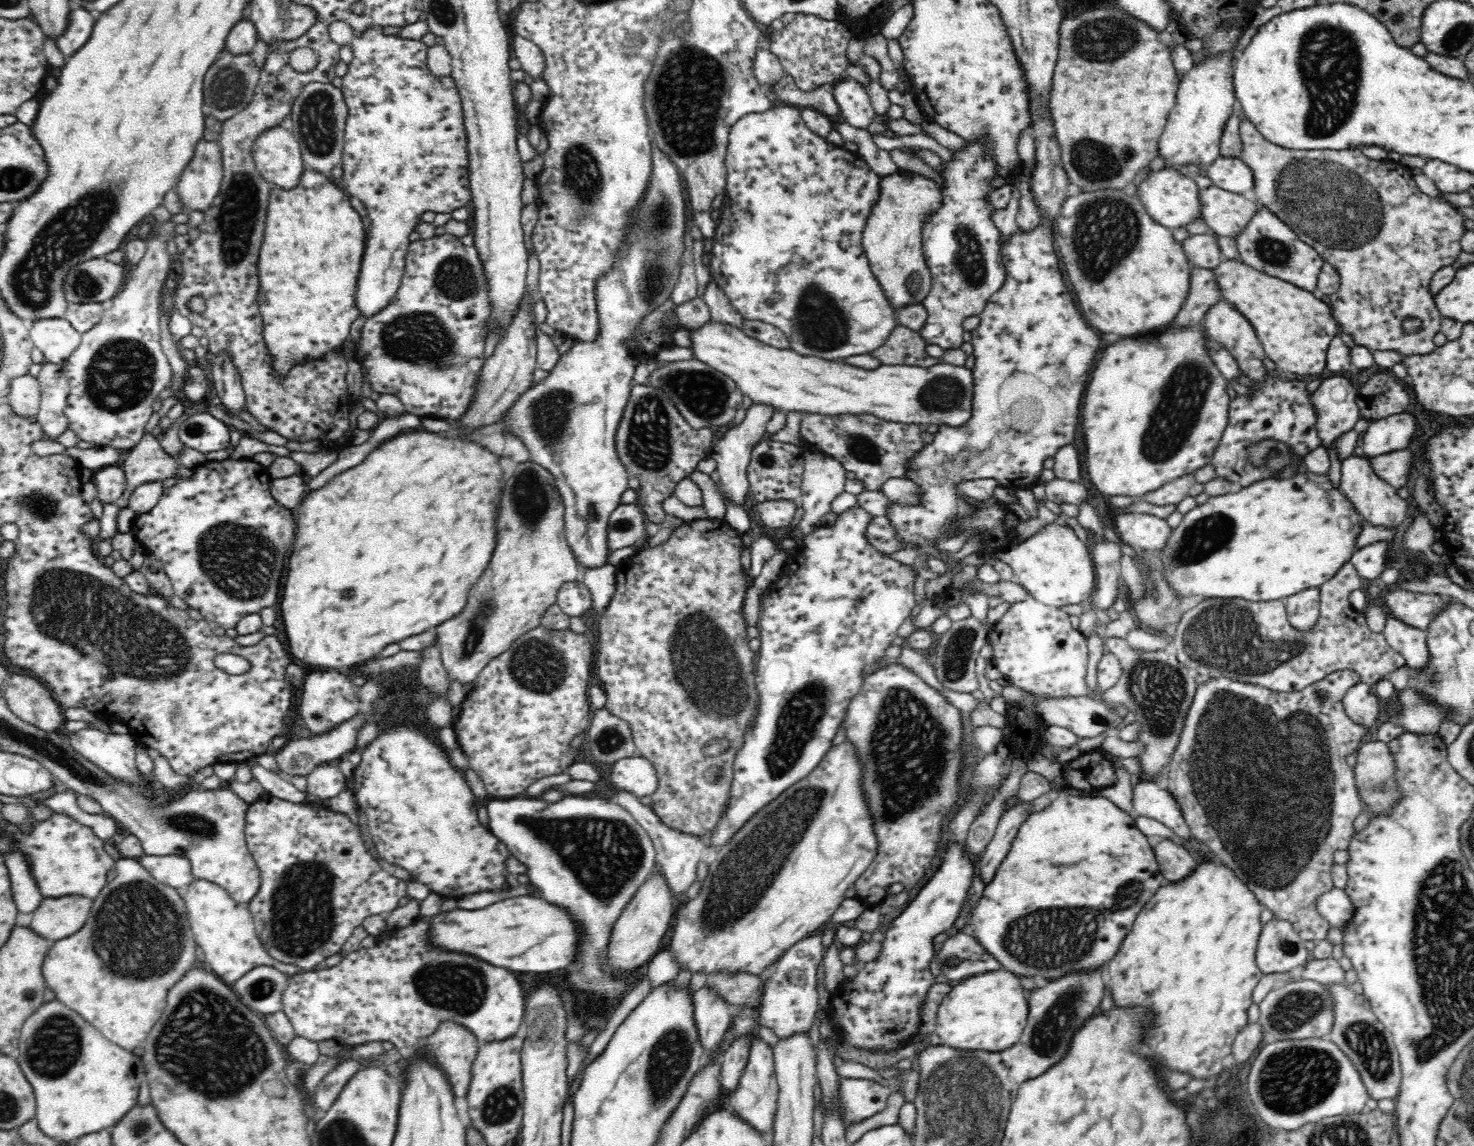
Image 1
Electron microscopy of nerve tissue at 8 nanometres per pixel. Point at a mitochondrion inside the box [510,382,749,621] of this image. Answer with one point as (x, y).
(649, 441)

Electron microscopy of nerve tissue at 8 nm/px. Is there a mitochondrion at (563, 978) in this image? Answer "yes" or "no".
no

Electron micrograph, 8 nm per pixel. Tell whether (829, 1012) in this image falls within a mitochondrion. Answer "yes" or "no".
no

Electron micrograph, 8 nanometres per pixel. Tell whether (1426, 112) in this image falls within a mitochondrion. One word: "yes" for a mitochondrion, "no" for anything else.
no

